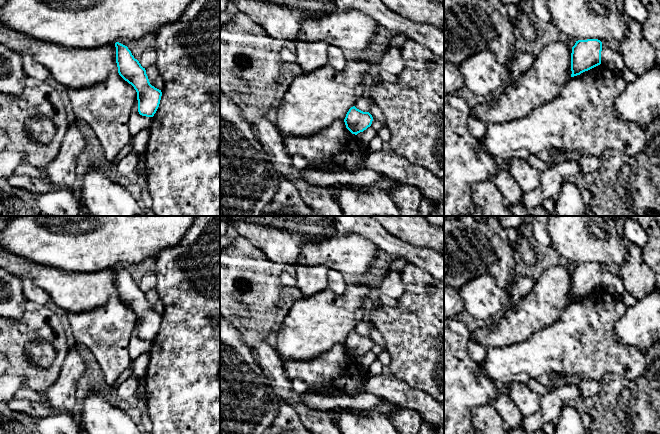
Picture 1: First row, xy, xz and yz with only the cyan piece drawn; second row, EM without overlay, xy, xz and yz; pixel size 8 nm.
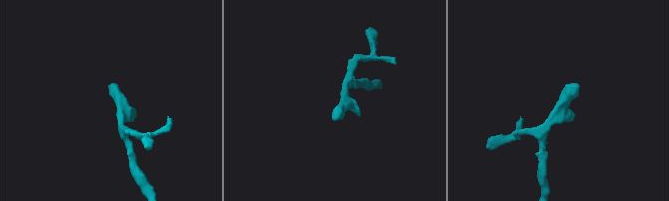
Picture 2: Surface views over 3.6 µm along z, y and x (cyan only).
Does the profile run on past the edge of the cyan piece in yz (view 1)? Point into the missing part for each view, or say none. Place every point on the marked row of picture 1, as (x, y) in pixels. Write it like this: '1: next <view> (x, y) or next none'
1: next none

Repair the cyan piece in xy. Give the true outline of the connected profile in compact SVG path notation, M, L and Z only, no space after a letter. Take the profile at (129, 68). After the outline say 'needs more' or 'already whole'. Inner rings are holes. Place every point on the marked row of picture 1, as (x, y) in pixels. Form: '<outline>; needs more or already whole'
M116 42L115 47L118 73L136 90L139 114L153 117L160 104L161 90L150 84L145 68L134 58L127 46Z; already whole

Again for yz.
M598 39L578 40L572 47L571 77L601 64L602 42Z; already whole

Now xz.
M355 106L351 107L344 119L346 128L357 135L371 126L373 117L369 112L363 112Z; already whole

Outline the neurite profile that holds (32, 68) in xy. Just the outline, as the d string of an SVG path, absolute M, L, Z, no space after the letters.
M30 54L22 55L22 65L26 76L45 81L50 72L39 62L37 62Z

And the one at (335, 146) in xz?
M344 120L311 136L287 136L283 138L286 152L292 157L302 156L309 167L337 168L348 172L362 170L362 162L368 149L363 149L345 125Z

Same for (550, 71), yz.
M552 42L545 45L529 69L519 76L514 85L507 86L505 90L492 101L481 100L468 112L480 119L486 125L508 123L521 120L535 109L554 100L571 78L572 48L562 42Z

